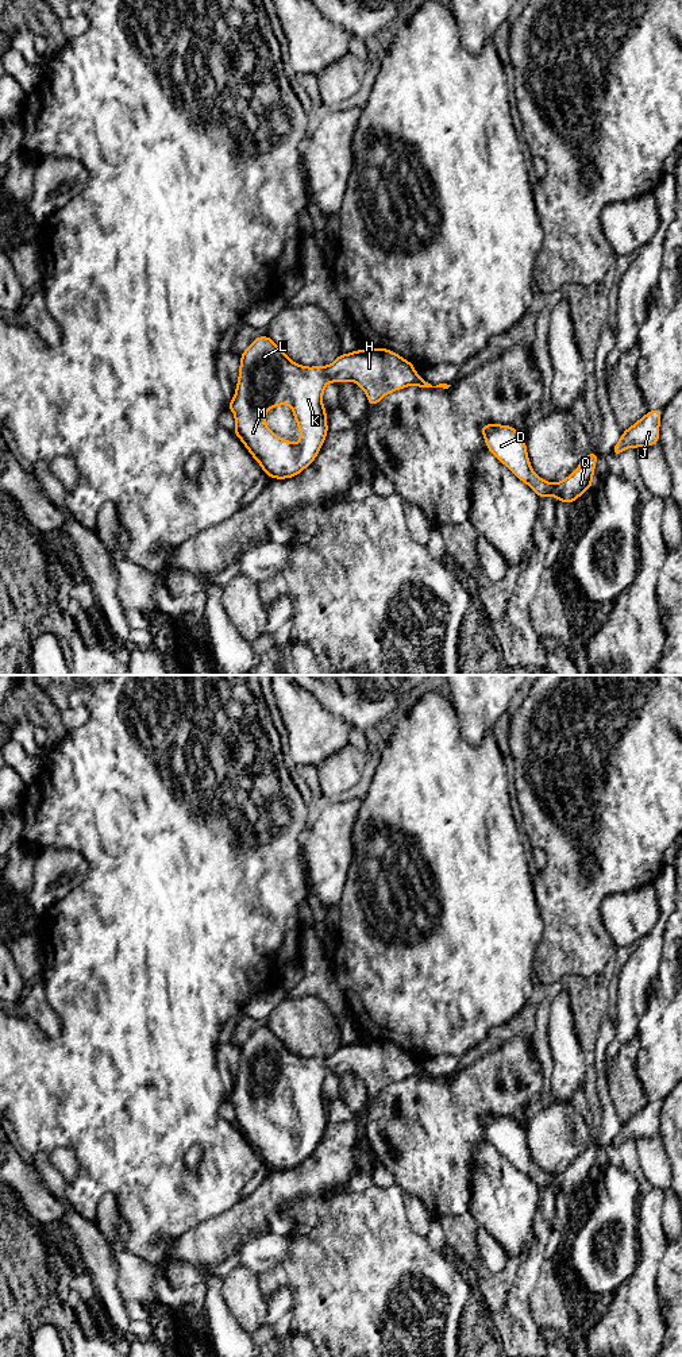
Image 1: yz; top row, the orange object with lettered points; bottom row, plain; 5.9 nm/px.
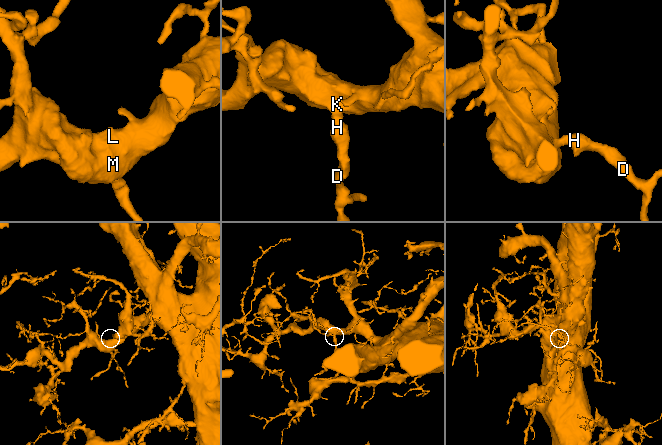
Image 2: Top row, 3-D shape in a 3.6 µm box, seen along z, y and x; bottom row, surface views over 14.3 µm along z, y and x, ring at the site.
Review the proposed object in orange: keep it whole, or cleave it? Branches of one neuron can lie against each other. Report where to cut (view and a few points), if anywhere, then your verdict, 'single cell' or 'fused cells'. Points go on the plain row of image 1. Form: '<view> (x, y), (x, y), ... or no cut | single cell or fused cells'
no cut | single cell

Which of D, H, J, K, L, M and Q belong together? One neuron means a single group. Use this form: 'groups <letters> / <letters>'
groups D H J K L M Q

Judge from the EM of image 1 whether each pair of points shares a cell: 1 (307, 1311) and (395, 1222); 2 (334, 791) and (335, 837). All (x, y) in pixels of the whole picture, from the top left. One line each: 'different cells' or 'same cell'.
1: same cell
2: different cells

